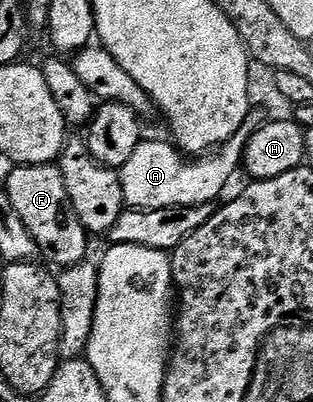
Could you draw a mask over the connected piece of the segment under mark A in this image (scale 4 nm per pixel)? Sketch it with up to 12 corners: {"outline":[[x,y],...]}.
{"outline":[[262,123],[200,159],[142,139],[119,171],[126,206],[213,205]]}

